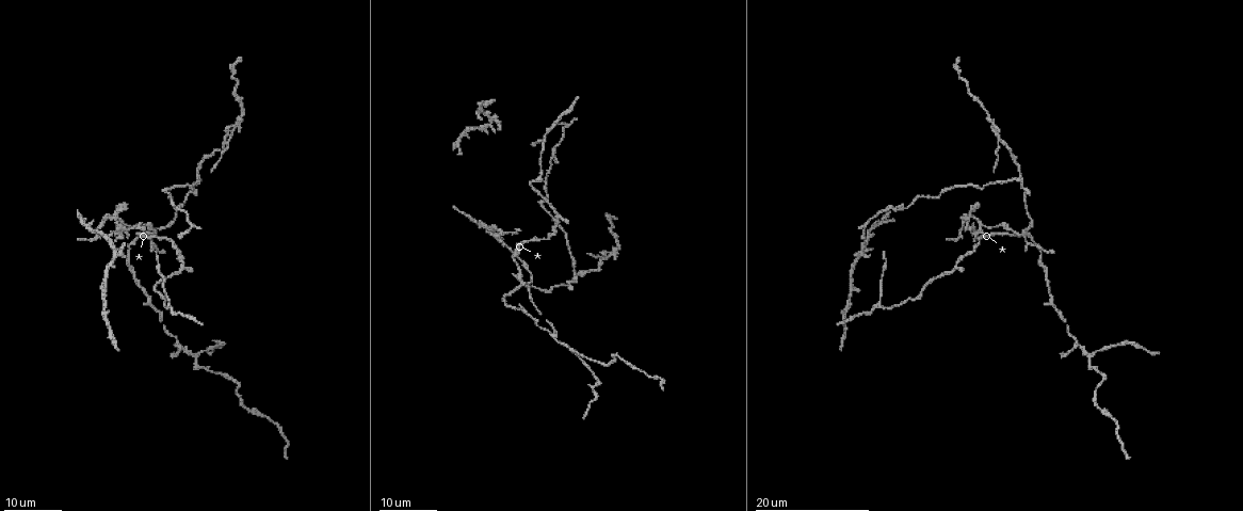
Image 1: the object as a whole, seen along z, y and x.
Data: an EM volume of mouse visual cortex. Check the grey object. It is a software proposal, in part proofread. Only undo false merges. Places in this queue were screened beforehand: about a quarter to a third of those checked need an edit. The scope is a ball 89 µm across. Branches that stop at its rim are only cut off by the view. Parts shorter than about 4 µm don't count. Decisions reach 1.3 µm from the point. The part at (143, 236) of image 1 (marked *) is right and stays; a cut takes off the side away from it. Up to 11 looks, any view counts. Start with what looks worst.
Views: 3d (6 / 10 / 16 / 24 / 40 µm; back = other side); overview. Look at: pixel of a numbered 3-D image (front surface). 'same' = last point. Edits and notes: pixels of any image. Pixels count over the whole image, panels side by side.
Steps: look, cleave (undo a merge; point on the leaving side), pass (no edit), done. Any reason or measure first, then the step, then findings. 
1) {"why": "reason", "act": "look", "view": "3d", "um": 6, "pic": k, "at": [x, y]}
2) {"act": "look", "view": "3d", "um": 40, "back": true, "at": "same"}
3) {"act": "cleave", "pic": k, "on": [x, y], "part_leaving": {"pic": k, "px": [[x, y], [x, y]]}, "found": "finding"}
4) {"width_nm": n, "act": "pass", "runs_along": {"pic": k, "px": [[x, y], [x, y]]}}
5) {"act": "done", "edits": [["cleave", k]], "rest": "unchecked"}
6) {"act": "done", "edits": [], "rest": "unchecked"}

{"why": "four or more arms meet", "act": "look", "view": "3d", "um": 16, "pic": 1, "at": [146, 231]}

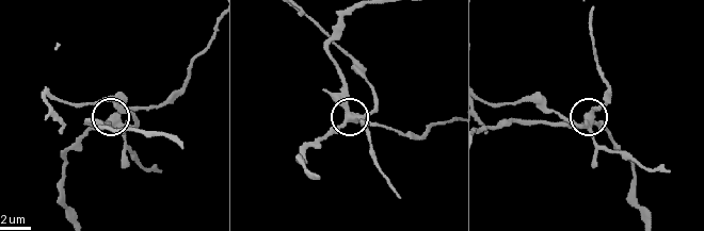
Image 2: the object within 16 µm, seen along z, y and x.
{"act": "look", "view": "3d", "um": 10, "pic": 2, "at": [351, 120]}

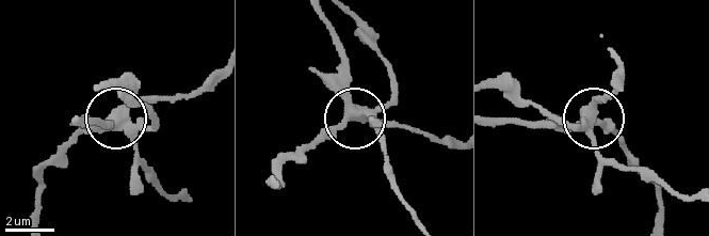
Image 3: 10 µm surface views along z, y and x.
{"side_arm_um": 54, "act": "cleave", "pic": 3, "on": [151, 121], "part_leaving": {"pic": 3, "px": [[122, 116], [150, 129], [139, 105], [101, 85]]}, "found": "a second neuron is stuck on"}

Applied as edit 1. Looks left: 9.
{"why": "four-way junction", "act": "look", "view": "3d", "um": 16, "pic": 1, "at": [555, 338]}

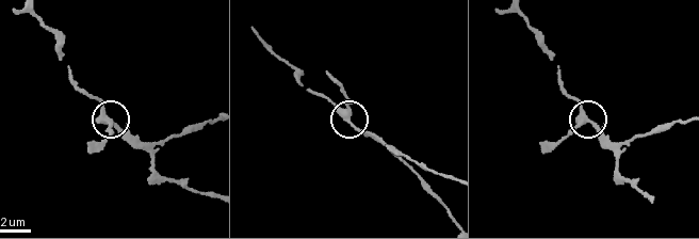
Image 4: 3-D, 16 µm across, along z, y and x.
{"act": "look", "view": "3d", "um": 10, "pic": 4, "at": [588, 122]}

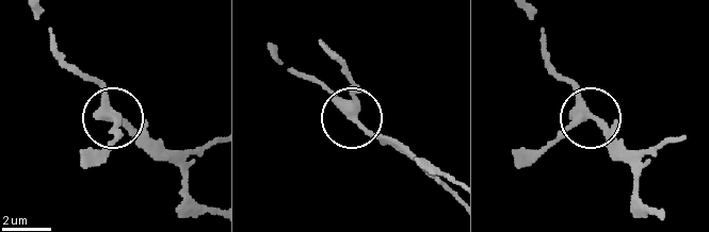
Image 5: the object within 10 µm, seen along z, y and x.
{"arms": 4, "act": "pass", "runs_along": {"pic": 5, "px": [[269, 50], [324, 86], [347, 113], [354, 93], [349, 70]]}, "found": "one neuron here"}

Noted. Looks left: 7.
{"why": "thin arm on a thick one", "act": "look", "view": "3d", "um": 24, "pic": 1, "at": [196, 359]}

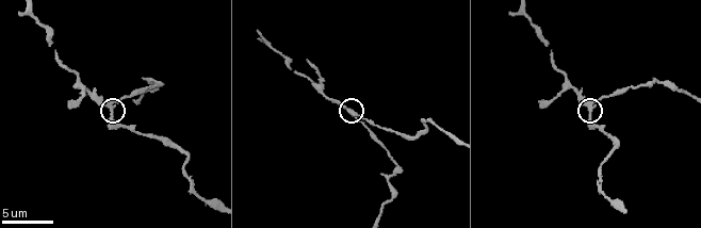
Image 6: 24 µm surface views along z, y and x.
{"act": "look", "view": "3d", "um": 6, "pic": 6, "at": [589, 110]}

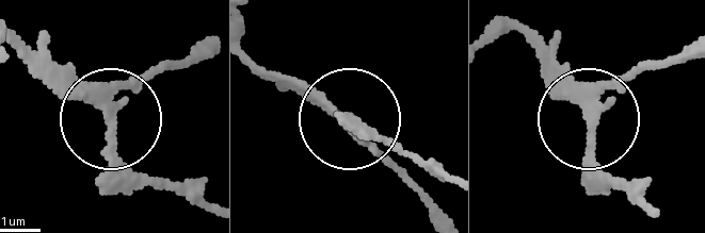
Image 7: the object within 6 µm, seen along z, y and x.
{"width_nm": 210, "act": "pass", "runs_along": {"pic": 7, "px": [[16, 44], [108, 109], [165, 68]]}, "found": "all the same neuron"}

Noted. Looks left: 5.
{"why": "a fork", "act": "look", "view": "3d", "um": 16, "pic": 1, "at": [1020, 179]}

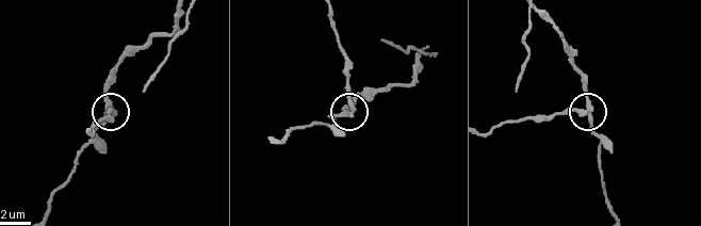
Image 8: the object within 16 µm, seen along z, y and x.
{"act": "look", "view": "3d", "um": 6, "pic": 8, "at": [350, 107]}

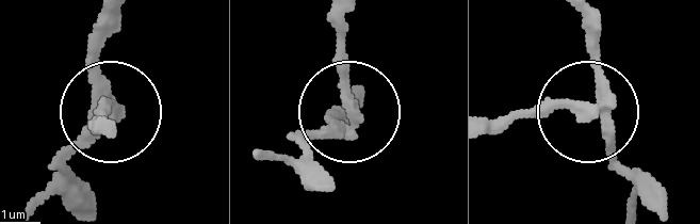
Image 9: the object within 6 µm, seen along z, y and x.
{"side_arm_um": 31, "act": "cleave", "pic": 9, "on": [103, 107], "part_leaving": {"pic": 9, "px": [[350, 126], [340, 17]]}, "found": "a second neuron is stuck on"}

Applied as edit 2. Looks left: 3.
{"why": "a narrow waist", "act": "look", "view": "3d", "um": 10, "pic": 6, "at": [657, 81]}

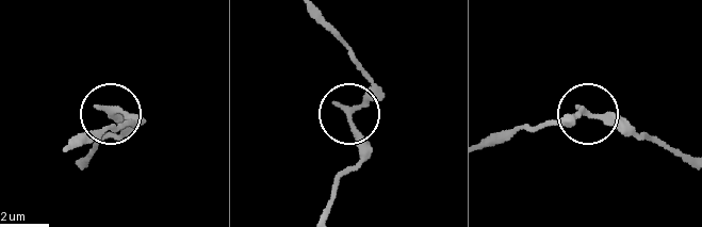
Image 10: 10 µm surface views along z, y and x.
{"why": "closer look", "act": "look", "view": "3d", "um": 6, "pic": 10, "at": [348, 118]}

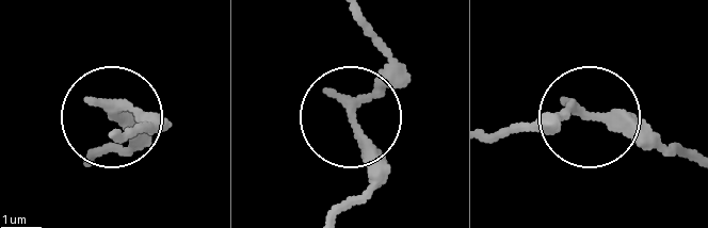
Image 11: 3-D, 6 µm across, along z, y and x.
{"act": "pass", "found": "all the same neuron"}

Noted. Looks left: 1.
{"act": "done", "edits": [["cleave", 3], ["cleave", 9]], "rest": "unchecked"}

